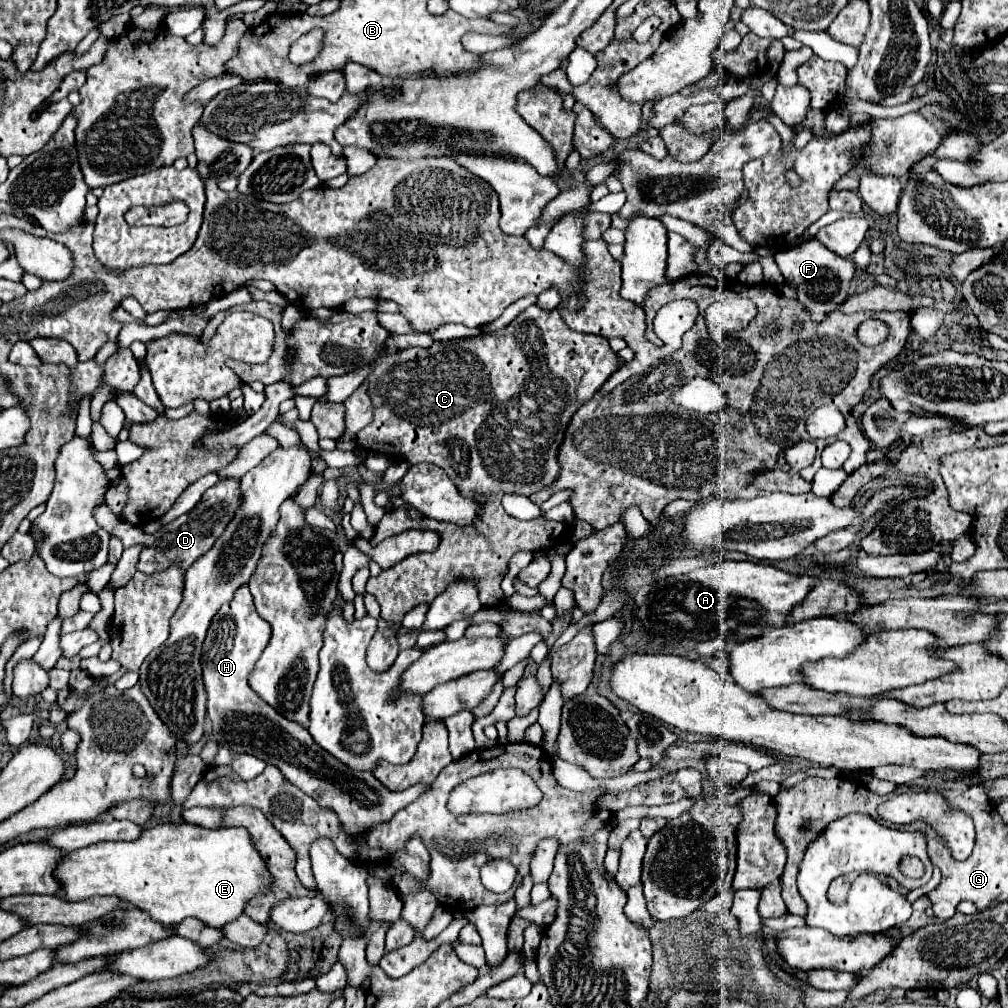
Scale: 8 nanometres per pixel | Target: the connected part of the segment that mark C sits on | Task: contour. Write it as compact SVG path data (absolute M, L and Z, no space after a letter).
M251 301L245 305L239 305L235 309L241 311L253 311L257 315L267 317L275 325L275 351L271 359L263 365L247 365L229 359L227 365L241 377L243 383L261 381L263 385L269 383L303 383L313 377L337 377L345 375L349 371L355 371L357 367L371 365L371 373L367 375L369 385L369 397L375 411L375 421L369 423L363 431L357 435L357 445L361 449L373 451L373 453L385 453L391 459L405 459L411 465L415 463L433 463L439 465L451 481L455 481L457 489L467 497L481 497L483 513L481 517L469 525L469 527L457 527L453 523L439 523L435 519L423 519L413 521L407 517L403 509L391 509L383 515L379 525L375 527L375 535L371 537L371 545L381 543L387 537L399 535L409 529L421 529L421 531L435 531L439 535L439 547L431 553L415 553L399 561L389 571L381 571L375 579L367 581L367 593L375 595L381 605L381 617L393 623L403 621L405 613L421 603L431 603L443 589L447 589L453 581L471 581L479 591L479 601L483 607L495 607L503 601L501 581L507 573L509 559L521 551L541 551L551 549L563 543L565 525L547 521L547 519L531 519L531 521L519 521L505 513L501 505L501 497L505 493L519 493L519 495L531 495L549 483L557 479L559 463L557 463L557 451L563 441L567 423L571 415L591 399L595 391L601 389L601 385L615 373L623 361L613 353L609 347L609 341L601 335L585 335L571 331L559 311L541 311L539 307L525 309L517 319L511 321L511 325L503 327L501 333L481 333L477 337L457 339L457 341L433 341L431 347L409 347L401 349L393 357L385 357L385 341L391 337L387 329L383 329L377 321L375 311L363 311L363 313L347 313L339 311L333 317L341 317L323 323L317 317L301 317L291 331L285 331L281 325L283 309L277 305L271 305L267 301Z

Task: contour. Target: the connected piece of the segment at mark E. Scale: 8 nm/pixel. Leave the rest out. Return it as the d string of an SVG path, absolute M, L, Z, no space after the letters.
M185 821L179 825L165 823L149 827L135 841L107 841L75 849L59 861L53 875L61 883L59 895L67 901L83 901L93 895L113 895L139 907L141 911L147 911L163 925L175 925L187 917L195 917L209 927L223 927L239 917L245 905L259 891L269 887L269 873L263 865L263 859L255 851L253 841L243 827L205 829Z

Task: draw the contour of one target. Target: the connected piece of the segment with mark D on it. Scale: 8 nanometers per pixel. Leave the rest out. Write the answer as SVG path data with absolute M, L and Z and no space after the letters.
M221 479L215 487L207 489L201 497L201 501L185 515L177 517L175 521L167 523L163 527L163 533L151 533L145 535L139 527L127 525L127 523L119 523L115 519L115 515L111 515L111 509L107 507L107 503L103 501L99 507L95 507L95 517L97 523L111 535L115 535L117 539L121 539L121 543L125 547L133 547L133 545L141 545L141 555L137 561L137 571L145 573L145 575L153 575L155 571L163 571L167 567L177 565L183 573L187 571L187 567L191 567L191 563L195 563L203 553L207 553L215 539L225 531L227 523L231 521L231 515L235 515L235 507L239 507L239 479Z

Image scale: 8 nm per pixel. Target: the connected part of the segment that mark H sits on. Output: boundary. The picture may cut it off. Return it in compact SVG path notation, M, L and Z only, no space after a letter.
M239 587L235 597L215 615L203 643L201 667L209 695L207 717L211 719L211 735L219 745L229 747L235 753L249 753L279 767L293 785L313 797L321 807L335 811L345 833L351 837L365 837L377 823L391 821L399 809L407 807L421 793L425 793L427 785L413 785L405 791L393 793L383 787L373 773L355 771L339 763L311 739L307 729L285 719L271 705L267 705L249 687L247 677L267 647L269 637L271 627L255 611L249 587Z

